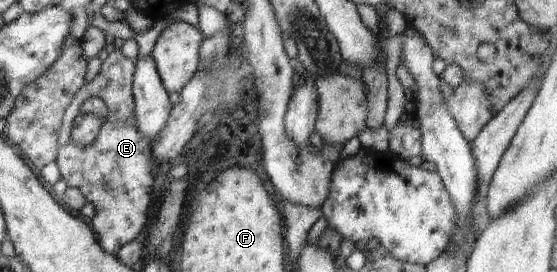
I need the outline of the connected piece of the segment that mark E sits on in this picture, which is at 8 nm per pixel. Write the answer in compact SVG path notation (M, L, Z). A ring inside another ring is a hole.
M114 50L108 54L108 58L102 64L101 72L83 88L80 88L79 93L72 100L70 107L63 117L63 125L60 128L59 135L59 155L56 158L61 179L66 182L68 187L76 187L86 199L86 203L92 204L96 208L96 216L90 220L90 226L93 232L99 236L100 248L103 248L112 254L116 255L120 248L132 243L134 238L142 232L148 210L150 210L150 202L153 202L150 192L152 192L152 182L154 182L154 174L158 174L158 168L154 164L152 158L151 144L148 138L136 128L135 117L135 96L134 96L134 77L135 77L136 60L131 60L124 57L123 54ZM97 97L104 100L104 104L108 108L107 120L102 124L98 136L94 138L94 142L88 148L78 148L76 144L72 144L70 140L70 130L72 129L72 120L76 118L80 106L88 100L88 98Z

